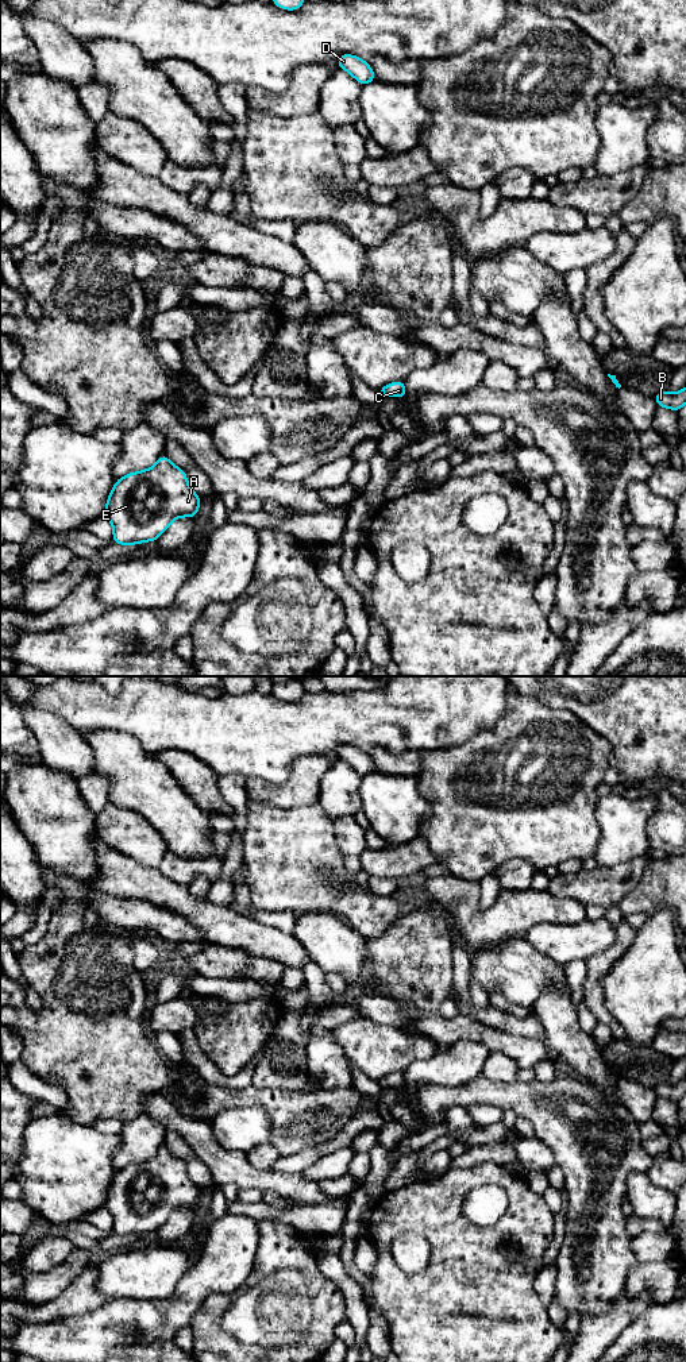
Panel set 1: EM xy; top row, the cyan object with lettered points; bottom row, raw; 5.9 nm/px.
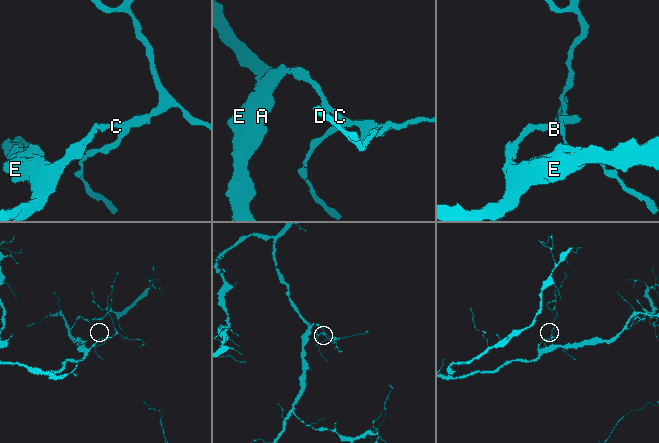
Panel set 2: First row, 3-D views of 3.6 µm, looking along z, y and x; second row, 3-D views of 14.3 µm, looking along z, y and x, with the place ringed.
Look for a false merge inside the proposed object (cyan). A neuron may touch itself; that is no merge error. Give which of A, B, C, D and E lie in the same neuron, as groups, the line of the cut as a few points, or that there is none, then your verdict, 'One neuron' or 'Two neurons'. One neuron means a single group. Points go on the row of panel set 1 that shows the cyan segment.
Groups: A B C D E. No split. One neuron

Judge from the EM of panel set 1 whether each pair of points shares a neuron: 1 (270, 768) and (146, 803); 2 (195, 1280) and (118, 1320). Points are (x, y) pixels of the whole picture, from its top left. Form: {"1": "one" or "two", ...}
{"1": "two", "2": "one"}

